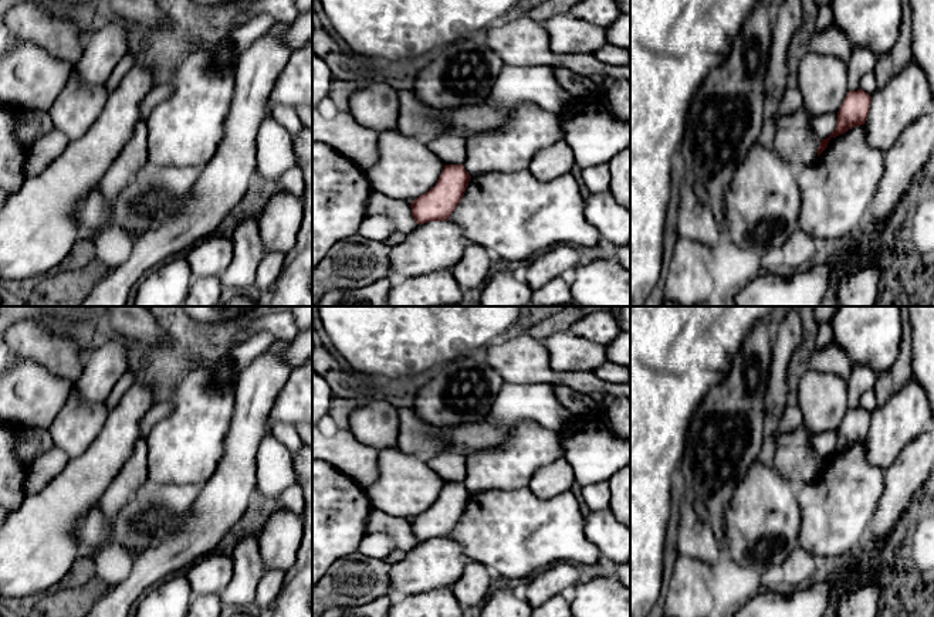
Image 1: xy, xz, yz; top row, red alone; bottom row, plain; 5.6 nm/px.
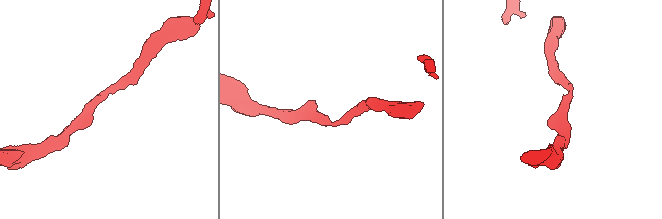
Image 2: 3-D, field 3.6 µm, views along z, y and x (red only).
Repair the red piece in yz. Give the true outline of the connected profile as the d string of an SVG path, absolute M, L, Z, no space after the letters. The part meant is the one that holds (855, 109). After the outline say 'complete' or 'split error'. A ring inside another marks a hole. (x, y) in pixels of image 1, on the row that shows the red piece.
M862 88L857 91L849 91L839 112L835 130L822 139L818 148L818 156L828 148L832 138L843 135L855 126L864 125L870 112L872 96Z; complete

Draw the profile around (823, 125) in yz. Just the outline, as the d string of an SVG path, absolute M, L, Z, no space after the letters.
M826 113L812 118L811 126L815 135L820 139L829 138L833 133L837 122L837 113Z

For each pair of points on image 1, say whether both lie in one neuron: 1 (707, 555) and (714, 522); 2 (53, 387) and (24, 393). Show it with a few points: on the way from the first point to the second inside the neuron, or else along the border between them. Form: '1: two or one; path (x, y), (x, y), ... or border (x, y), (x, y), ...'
1: two; border (707, 522), (721, 551)
2: one; path (46, 393), (31, 393)

